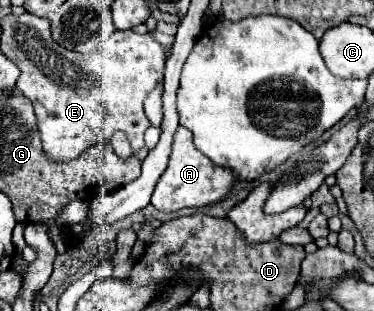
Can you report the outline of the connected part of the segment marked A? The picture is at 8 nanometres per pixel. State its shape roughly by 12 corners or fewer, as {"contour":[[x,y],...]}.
{"contour":[[180,127],[158,211],[202,209],[232,191],[236,173],[200,153]]}

